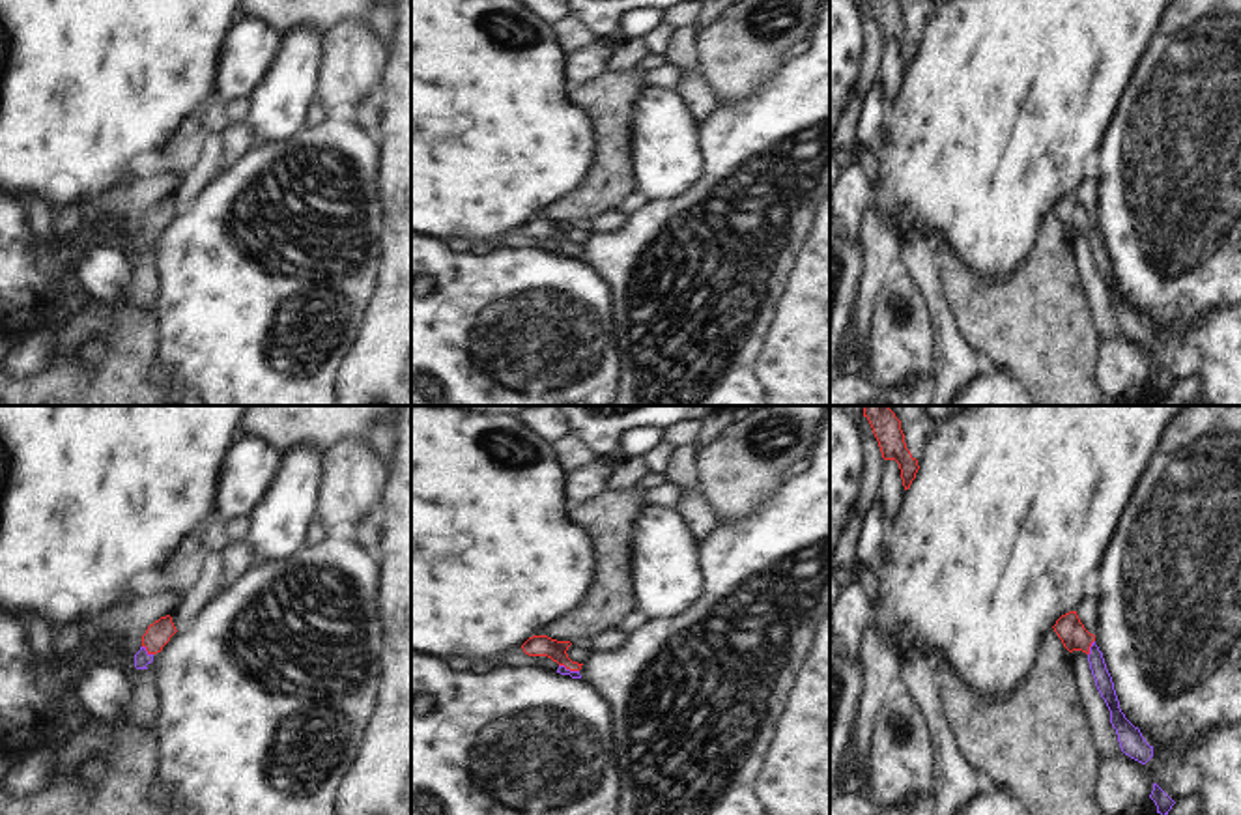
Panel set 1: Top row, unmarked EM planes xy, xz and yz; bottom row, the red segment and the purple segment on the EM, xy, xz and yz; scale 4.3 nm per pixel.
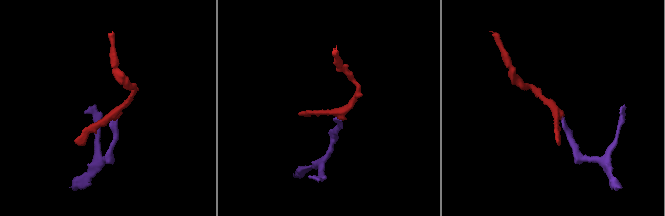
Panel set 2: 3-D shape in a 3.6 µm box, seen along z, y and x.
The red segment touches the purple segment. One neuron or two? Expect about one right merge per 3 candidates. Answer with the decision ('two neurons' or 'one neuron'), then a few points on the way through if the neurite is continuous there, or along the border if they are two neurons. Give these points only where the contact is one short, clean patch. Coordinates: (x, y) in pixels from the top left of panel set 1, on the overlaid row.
one neuron; way xy (157, 634), (148, 651), (142, 658)

